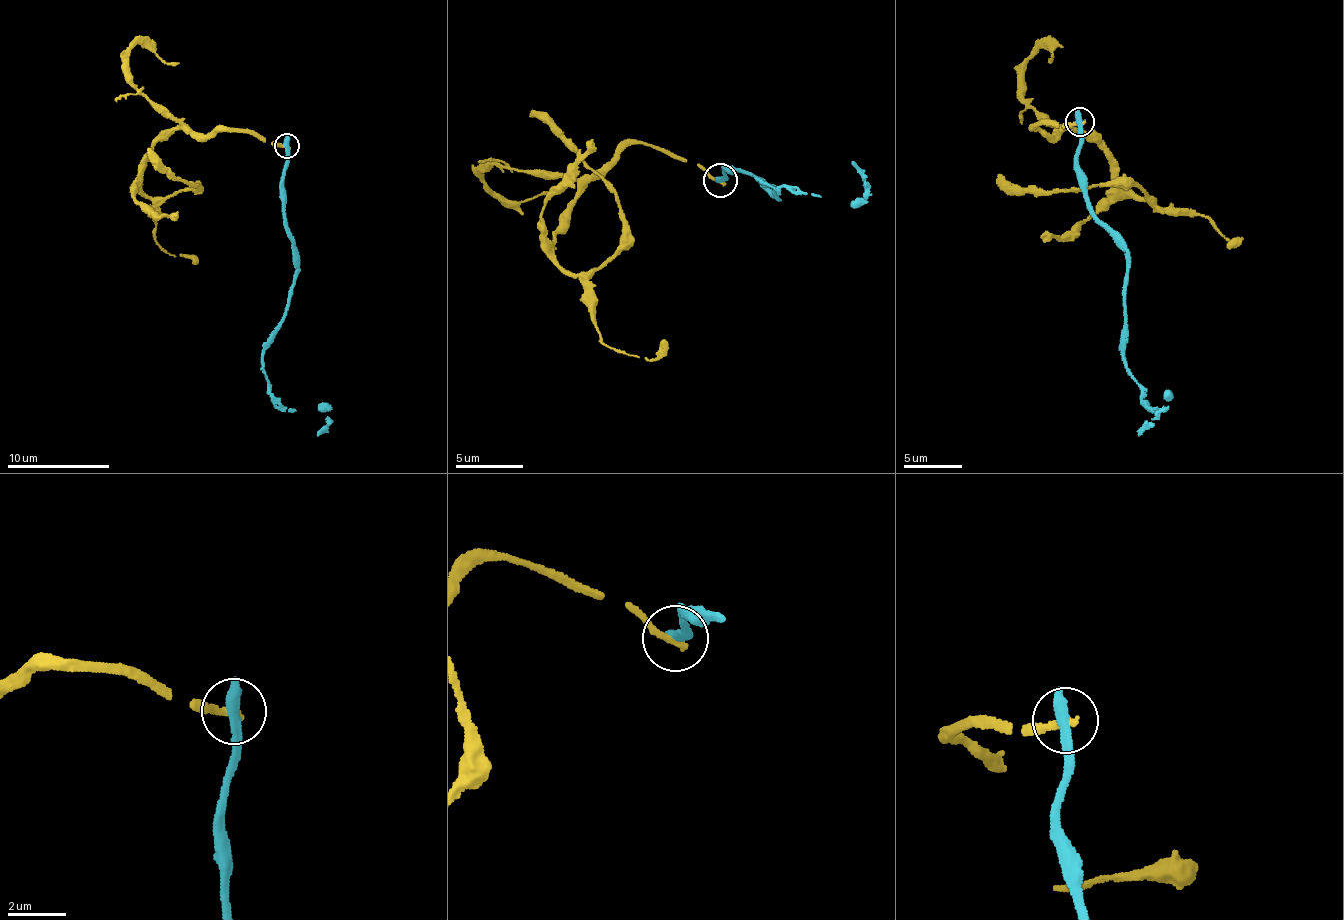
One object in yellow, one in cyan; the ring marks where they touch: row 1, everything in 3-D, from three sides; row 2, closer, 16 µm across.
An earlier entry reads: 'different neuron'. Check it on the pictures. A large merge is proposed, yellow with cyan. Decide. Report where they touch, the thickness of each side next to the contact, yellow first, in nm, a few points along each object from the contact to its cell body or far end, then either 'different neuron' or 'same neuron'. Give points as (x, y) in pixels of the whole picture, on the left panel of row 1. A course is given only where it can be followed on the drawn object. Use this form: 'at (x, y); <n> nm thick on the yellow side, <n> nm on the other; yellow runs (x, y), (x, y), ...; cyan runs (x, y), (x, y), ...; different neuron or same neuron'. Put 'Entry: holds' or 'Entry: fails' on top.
Entry: holds
at (287, 145); 240 nm thick on the yellow side, 480 nm on the other; yellow runs (287, 145), (245, 133), (168, 132), (143, 161), (139, 184), (165, 200), (198, 185), (170, 176), (148, 148); cyan runs (287, 145), (282, 202), (294, 278), (263, 368), (284, 407), (323, 410), (328, 423), (318, 432); different neuron

